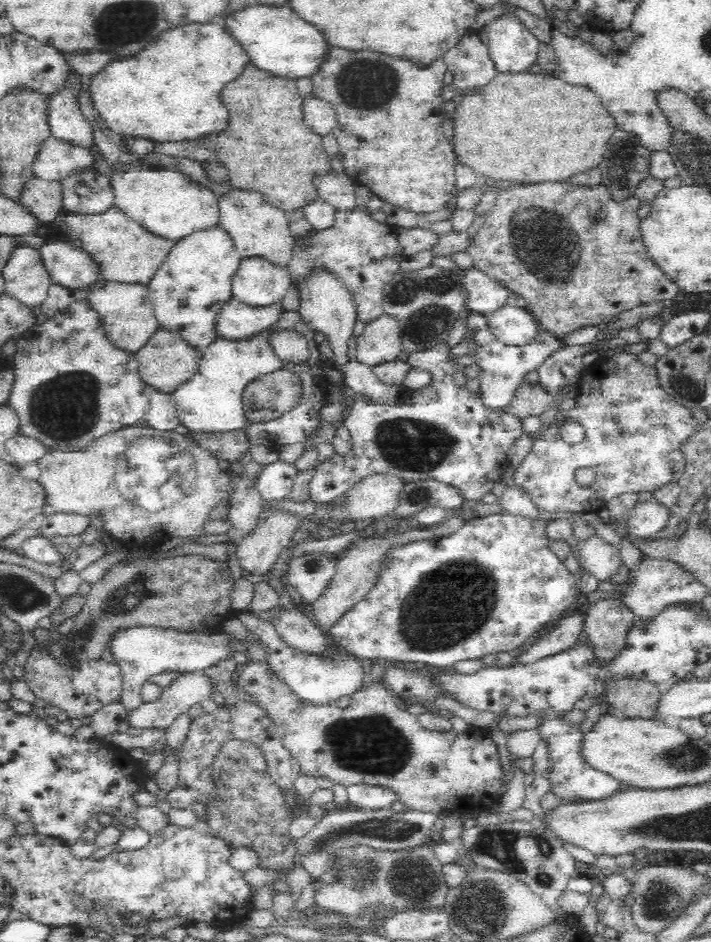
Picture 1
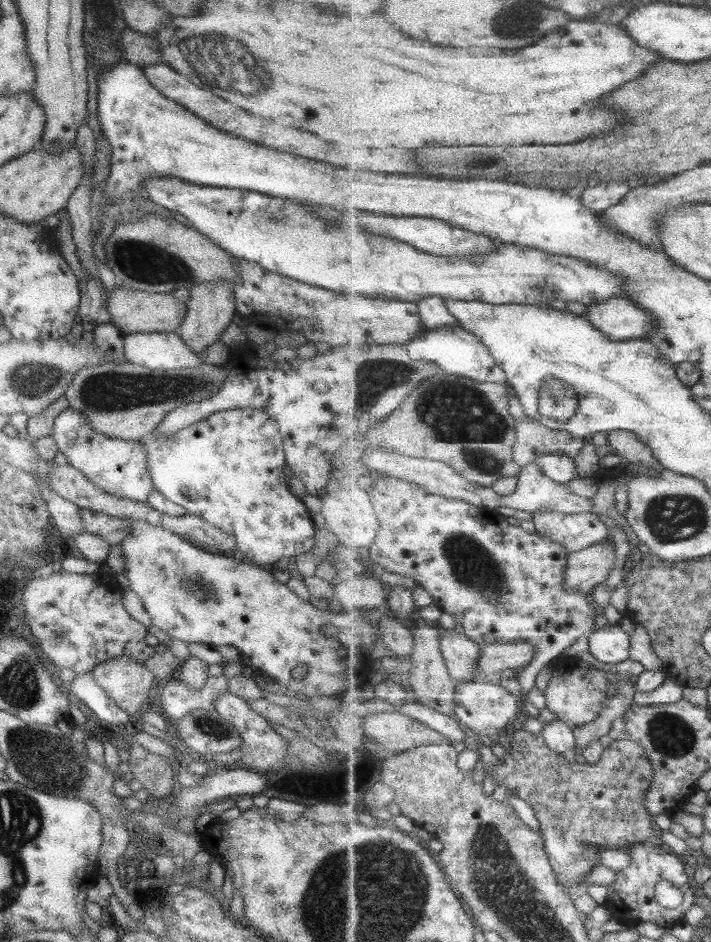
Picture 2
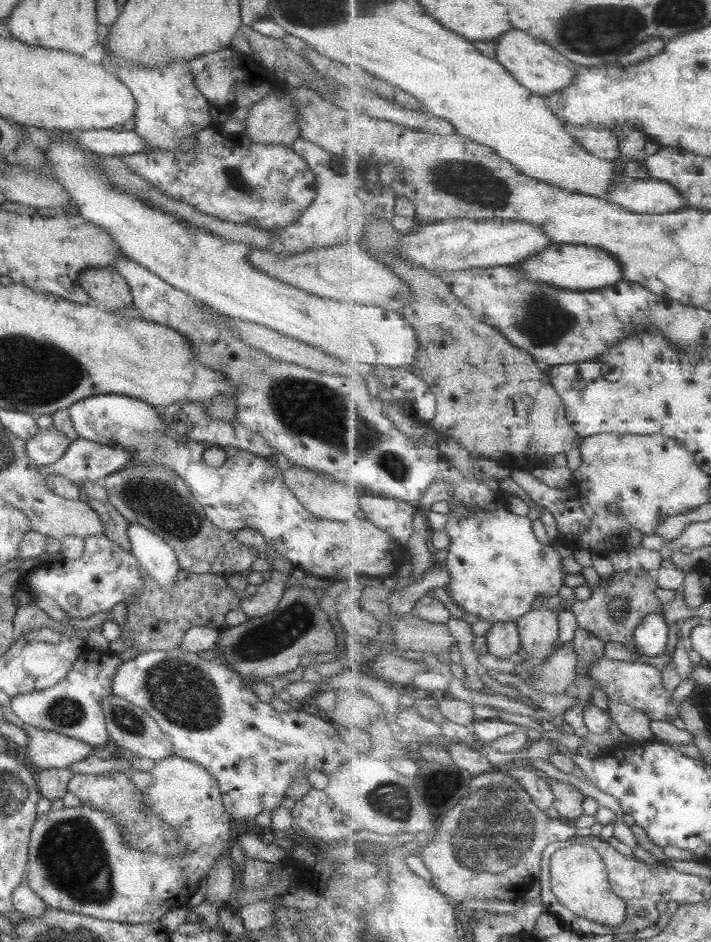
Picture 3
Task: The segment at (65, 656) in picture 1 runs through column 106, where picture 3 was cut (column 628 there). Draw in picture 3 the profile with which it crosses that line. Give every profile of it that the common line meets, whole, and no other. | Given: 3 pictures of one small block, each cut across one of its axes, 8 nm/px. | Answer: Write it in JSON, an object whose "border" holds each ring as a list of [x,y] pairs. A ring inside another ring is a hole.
{"border":[[[639,566],[630,571],[615,572],[610,579],[600,579],[596,587],[592,587],[592,595],[589,600],[576,601],[571,610],[577,617],[580,628],[585,629],[599,640],[616,642],[627,647],[631,652],[637,653],[634,642],[634,632],[643,619],[650,614],[663,614],[661,600],[657,598],[658,582],[656,574]]]}

